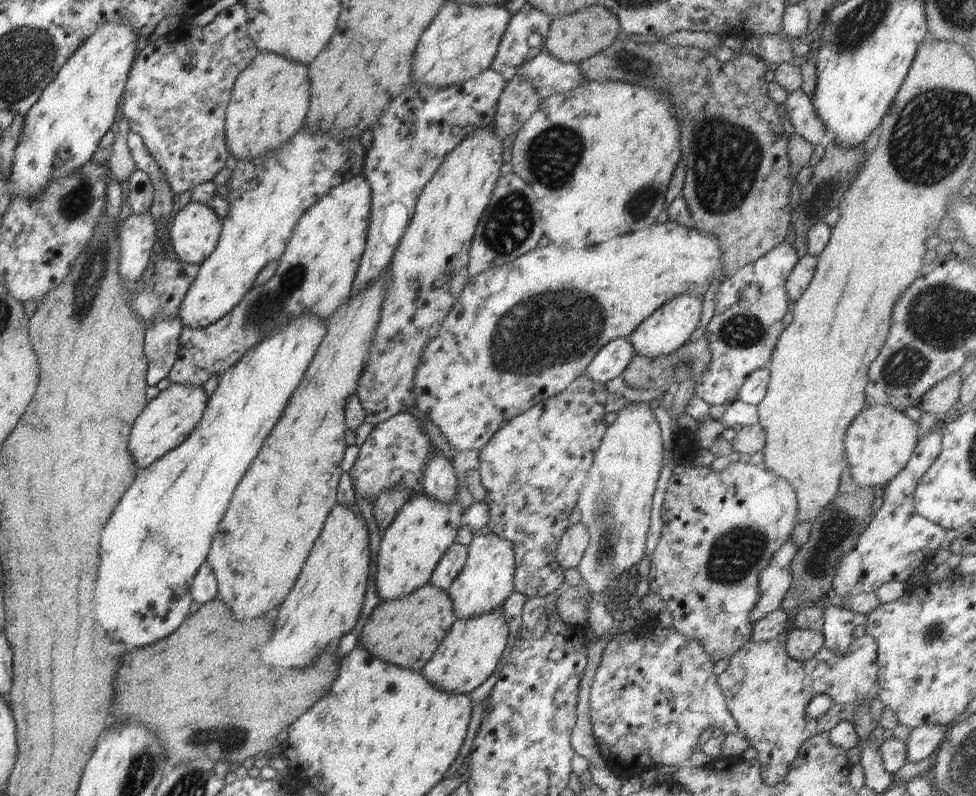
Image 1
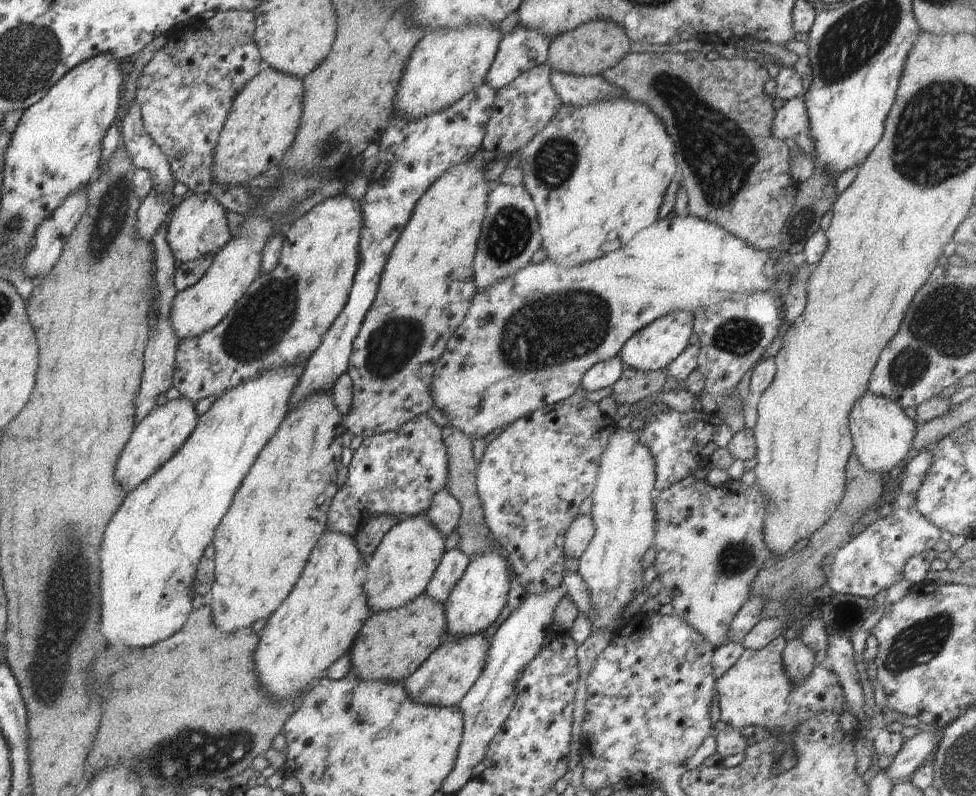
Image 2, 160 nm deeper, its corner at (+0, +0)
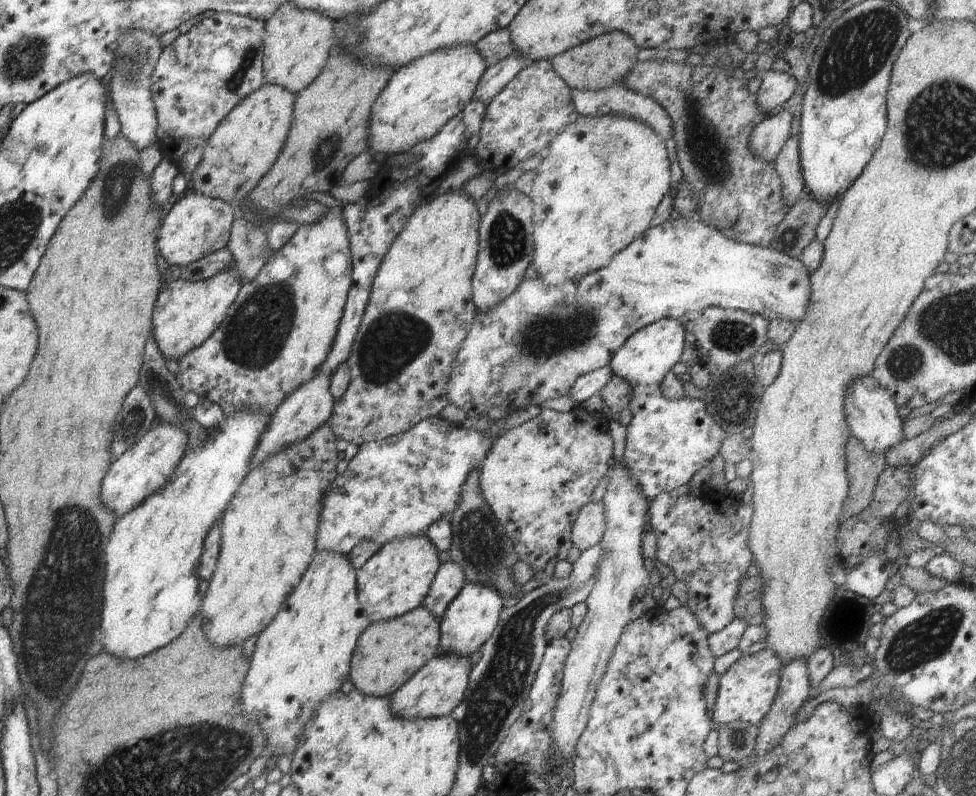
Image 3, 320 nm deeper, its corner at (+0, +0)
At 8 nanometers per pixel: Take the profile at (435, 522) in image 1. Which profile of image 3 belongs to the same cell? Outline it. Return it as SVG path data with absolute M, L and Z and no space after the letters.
M424 535L394 539L356 570L357 597L370 622L387 621L423 606L424 597L440 568L437 548Z

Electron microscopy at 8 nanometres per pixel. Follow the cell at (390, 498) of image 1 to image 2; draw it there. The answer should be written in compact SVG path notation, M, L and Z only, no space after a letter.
M380 514L374 516L363 527L363 530L355 536L356 543L360 554L366 560L372 557L376 548L380 545L382 538L398 523L399 521L390 516L390 514Z

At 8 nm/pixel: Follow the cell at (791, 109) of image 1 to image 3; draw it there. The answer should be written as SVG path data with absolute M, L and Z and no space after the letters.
M782 111L778 115L767 115L759 122L749 136L748 148L754 157L774 162L786 141L792 136L793 114Z

